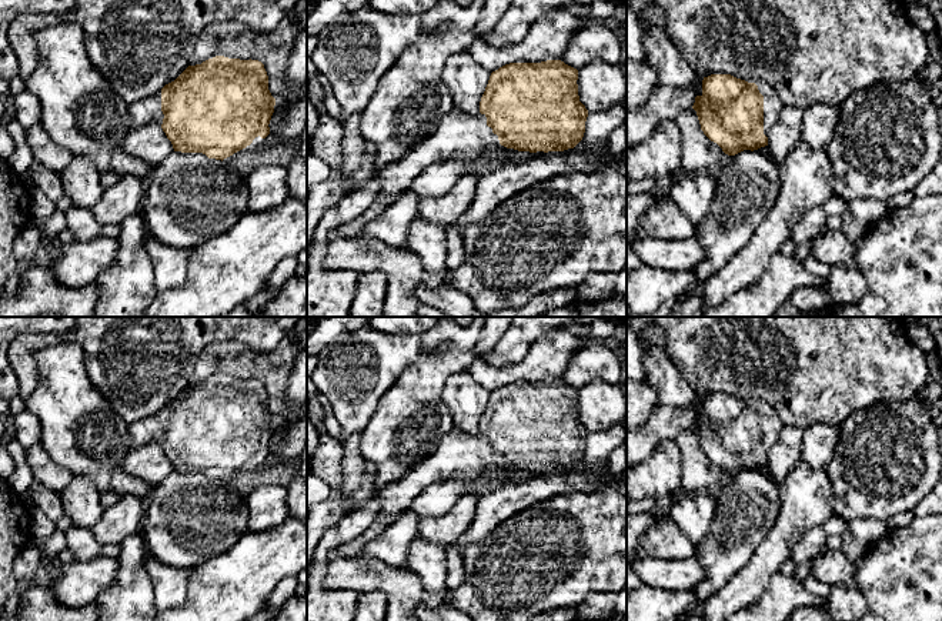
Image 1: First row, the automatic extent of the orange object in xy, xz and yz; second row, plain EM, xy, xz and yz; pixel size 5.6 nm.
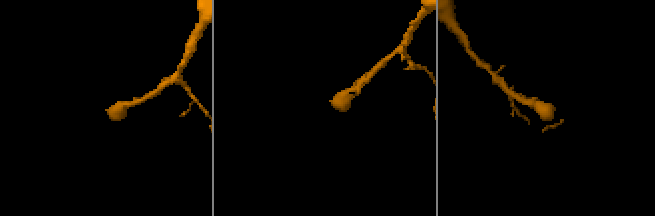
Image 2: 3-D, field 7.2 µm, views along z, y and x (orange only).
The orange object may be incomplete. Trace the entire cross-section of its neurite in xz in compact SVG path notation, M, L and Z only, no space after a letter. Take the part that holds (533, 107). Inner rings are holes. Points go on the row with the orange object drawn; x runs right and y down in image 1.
M561 60L541 63L510 63L492 71L480 101L480 111L468 116L452 110L437 130L418 143L402 160L378 168L373 178L378 181L375 201L355 220L341 226L341 237L357 237L365 226L390 207L411 183L428 167L448 158L481 154L488 146L501 144L518 151L564 151L574 148L584 137L588 110L578 96L578 70Z

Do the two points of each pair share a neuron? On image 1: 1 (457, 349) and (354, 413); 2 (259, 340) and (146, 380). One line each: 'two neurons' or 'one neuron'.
1: two neurons
2: one neuron

